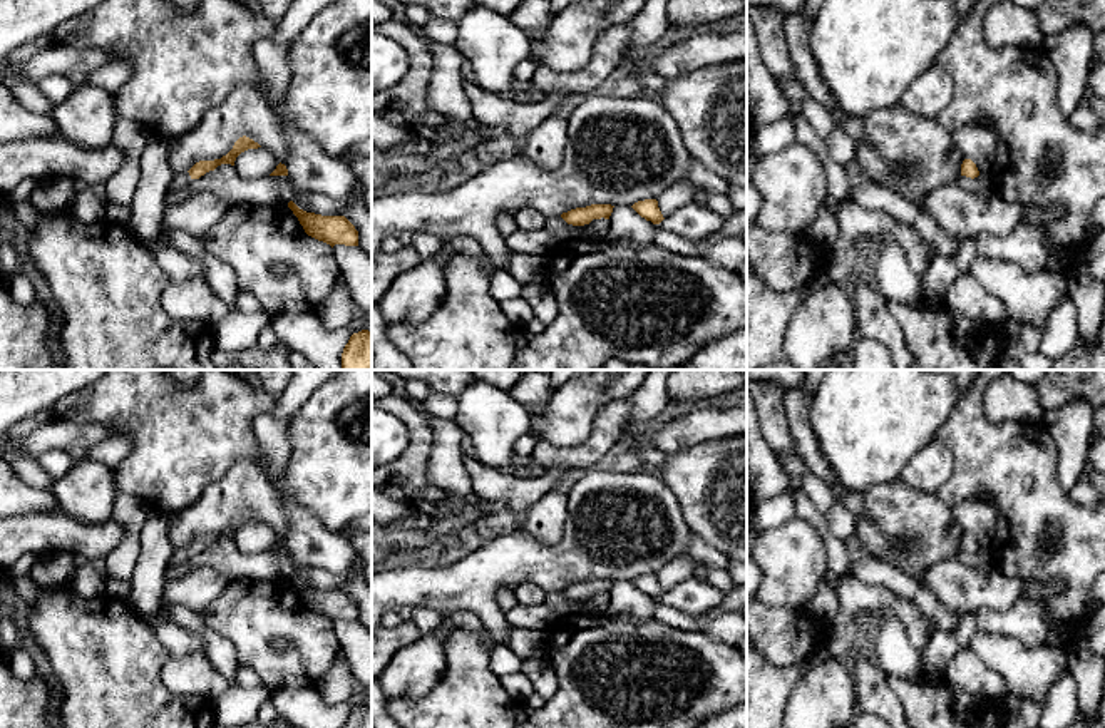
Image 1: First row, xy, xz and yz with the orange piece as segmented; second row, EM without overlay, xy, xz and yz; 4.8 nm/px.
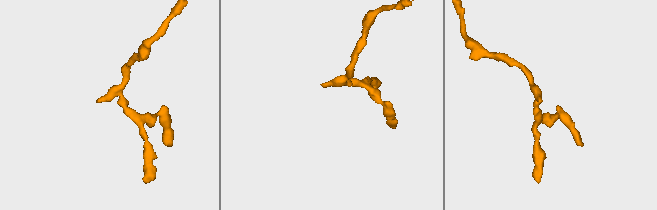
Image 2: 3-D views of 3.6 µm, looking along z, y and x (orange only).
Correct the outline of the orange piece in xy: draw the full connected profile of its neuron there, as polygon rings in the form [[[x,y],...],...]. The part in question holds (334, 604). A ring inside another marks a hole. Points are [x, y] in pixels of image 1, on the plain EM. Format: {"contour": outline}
{"contour": [[[293,576],[288,582],[298,592],[305,608],[318,616],[330,619],[358,621],[358,606],[345,591],[321,591],[300,584]]]}

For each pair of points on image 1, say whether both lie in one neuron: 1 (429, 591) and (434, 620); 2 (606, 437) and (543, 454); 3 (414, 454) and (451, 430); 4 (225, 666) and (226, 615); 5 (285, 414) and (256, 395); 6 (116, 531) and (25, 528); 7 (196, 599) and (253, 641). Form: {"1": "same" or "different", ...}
{"1": "different", "2": "same", "3": "different", "4": "different", "5": "different", "6": "same", "7": "different"}

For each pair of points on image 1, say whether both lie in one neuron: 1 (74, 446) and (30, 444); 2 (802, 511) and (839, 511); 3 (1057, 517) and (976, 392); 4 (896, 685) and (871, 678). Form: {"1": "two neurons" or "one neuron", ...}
{"1": "one neuron", "2": "two neurons", "3": "one neuron", "4": "two neurons"}

